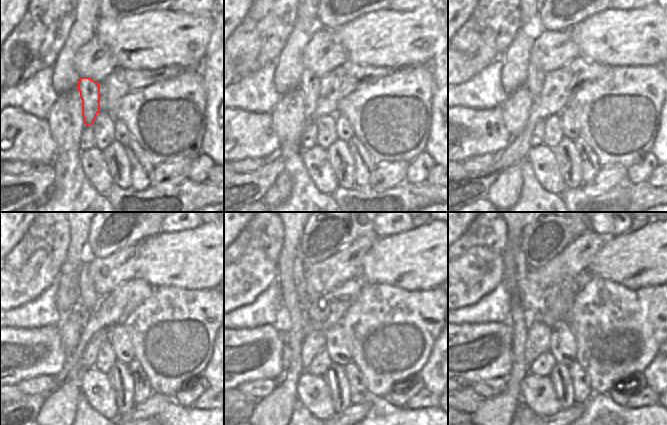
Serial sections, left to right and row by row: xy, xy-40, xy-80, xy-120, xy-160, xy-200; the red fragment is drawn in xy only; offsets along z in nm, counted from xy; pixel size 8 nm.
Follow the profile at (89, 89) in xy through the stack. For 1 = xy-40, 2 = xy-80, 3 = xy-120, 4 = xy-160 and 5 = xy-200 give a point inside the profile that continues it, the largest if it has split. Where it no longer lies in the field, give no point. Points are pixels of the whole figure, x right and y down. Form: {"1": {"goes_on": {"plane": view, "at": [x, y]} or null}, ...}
{"1": {"goes_on": {"plane": "xy-40", "at": [310, 84]}}, "2": {"goes_on": {"plane": "xy-80", "at": [534, 83]}}, "3": {"goes_on": {"plane": "xy-120", "at": [88, 297]}}, "4": {"goes_on": {"plane": "xy-160", "at": [299, 280]}}, "5": {"goes_on": {"plane": "xy-200", "at": [522, 267]}}}

